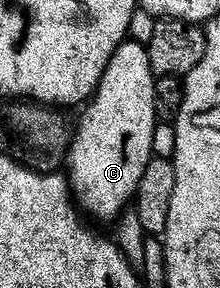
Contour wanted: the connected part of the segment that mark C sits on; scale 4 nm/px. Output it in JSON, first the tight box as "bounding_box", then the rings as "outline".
{"bounding_box":[68,40,156,222],"outline":[[[124,40],[120,43],[120,47],[116,47],[116,51],[112,51],[112,59],[108,59],[108,67],[104,67],[104,75],[100,79],[98,88],[94,91],[94,96],[90,98],[88,104],[81,110],[82,118],[79,119],[78,125],[76,121],[76,128],[73,130],[70,138],[70,151],[68,154],[68,169],[70,165],[70,173],[68,172],[68,180],[70,188],[72,190],[72,196],[79,206],[91,218],[99,217],[102,221],[113,222],[117,218],[118,214],[123,212],[135,200],[138,184],[140,183],[142,176],[144,175],[144,169],[148,167],[150,158],[155,152],[154,149],[154,125],[156,126],[156,118],[154,115],[154,78],[155,74],[152,71],[152,67],[148,63],[148,51],[144,45],[141,45],[138,41]]]}

